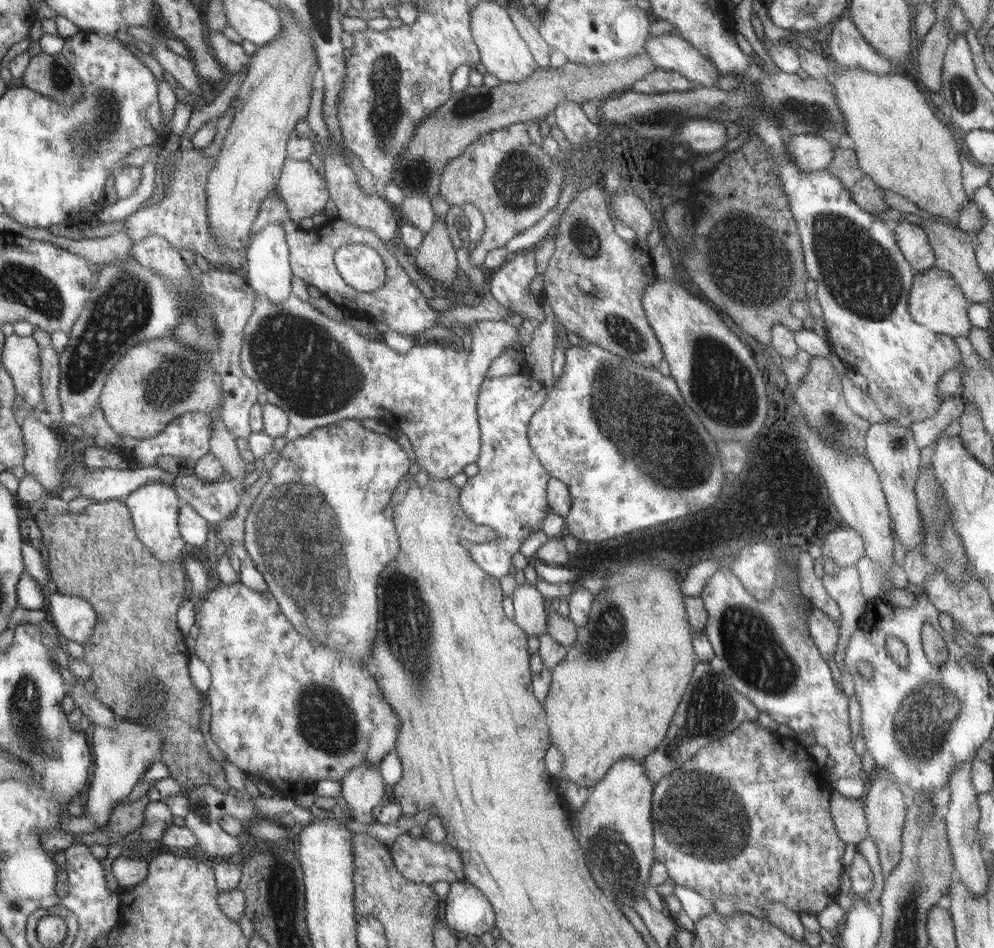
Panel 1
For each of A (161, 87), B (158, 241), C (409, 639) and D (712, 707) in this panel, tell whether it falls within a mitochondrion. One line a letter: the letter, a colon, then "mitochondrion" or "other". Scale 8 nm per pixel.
A: other
B: other
C: mitochondrion
D: mitochondrion

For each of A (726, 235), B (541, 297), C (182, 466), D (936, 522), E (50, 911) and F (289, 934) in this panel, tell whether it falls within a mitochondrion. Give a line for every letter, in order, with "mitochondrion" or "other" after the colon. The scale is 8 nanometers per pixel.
A: mitochondrion
B: other
C: other
D: mitochondrion
E: mitochondrion
F: other

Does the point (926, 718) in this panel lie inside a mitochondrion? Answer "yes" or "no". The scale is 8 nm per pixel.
yes

